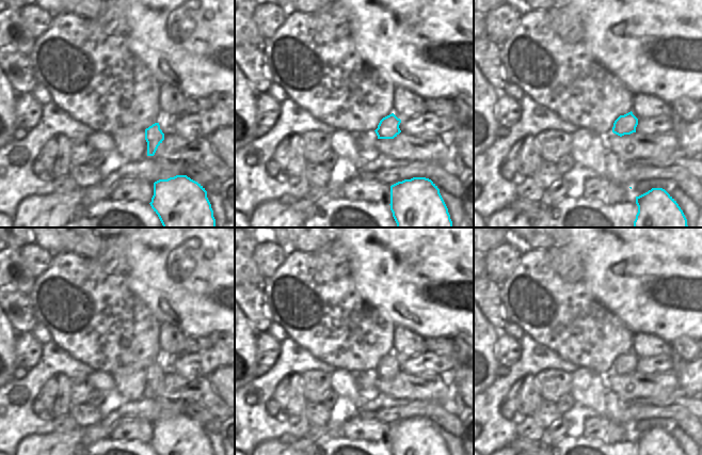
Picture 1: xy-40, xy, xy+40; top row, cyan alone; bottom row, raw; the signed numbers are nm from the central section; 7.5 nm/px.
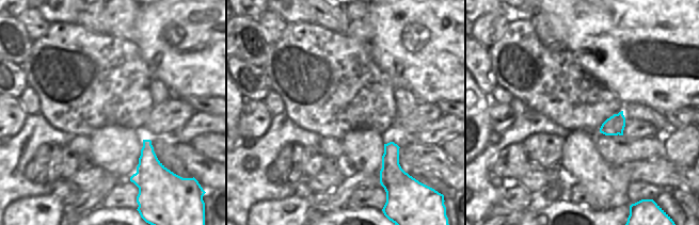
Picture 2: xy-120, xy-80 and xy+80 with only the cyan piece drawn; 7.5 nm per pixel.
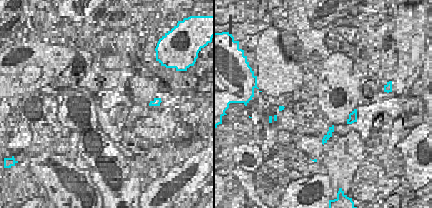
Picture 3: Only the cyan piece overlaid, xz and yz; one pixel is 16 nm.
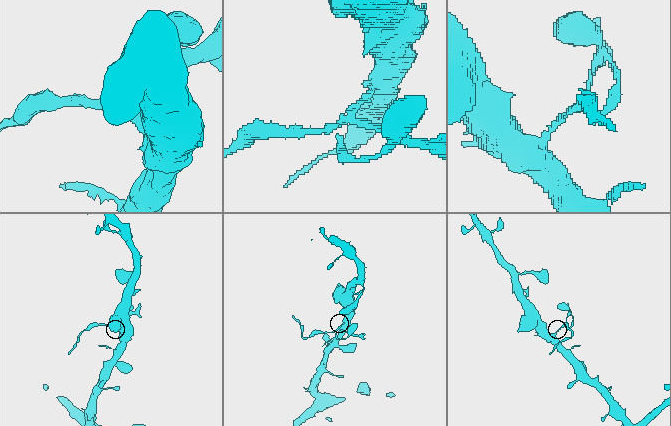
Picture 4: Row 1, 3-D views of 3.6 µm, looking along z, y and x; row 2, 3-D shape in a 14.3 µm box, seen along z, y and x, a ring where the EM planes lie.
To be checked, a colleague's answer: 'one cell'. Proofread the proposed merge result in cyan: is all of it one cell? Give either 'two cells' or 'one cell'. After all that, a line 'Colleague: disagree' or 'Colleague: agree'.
two cells
Colleague: disagree

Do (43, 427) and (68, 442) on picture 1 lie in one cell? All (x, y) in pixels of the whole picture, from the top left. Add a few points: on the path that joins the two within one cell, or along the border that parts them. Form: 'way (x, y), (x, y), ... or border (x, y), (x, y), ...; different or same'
border (52, 430), (49, 433), (31, 434), (26, 437); different

